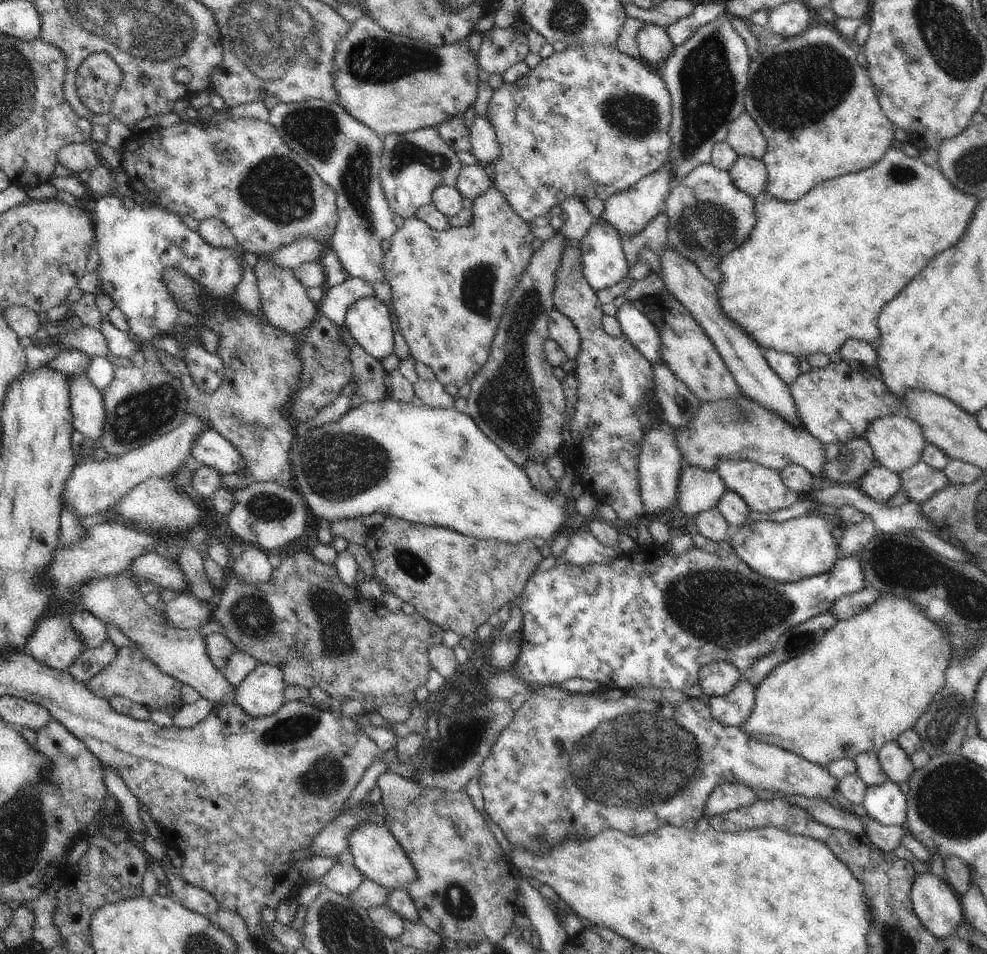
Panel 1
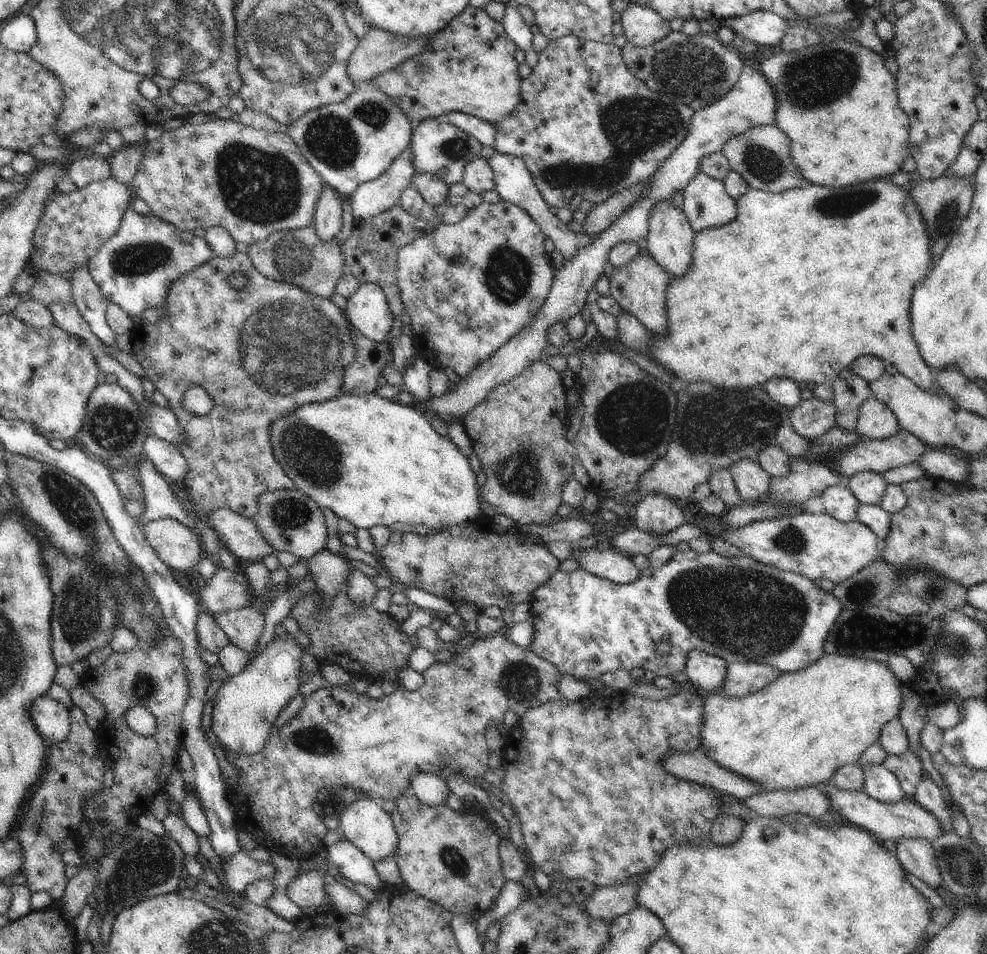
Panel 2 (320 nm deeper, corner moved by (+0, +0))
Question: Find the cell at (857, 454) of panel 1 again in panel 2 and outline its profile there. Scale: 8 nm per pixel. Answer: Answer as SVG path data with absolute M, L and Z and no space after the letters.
M850 367L846 368L832 383L834 405L837 409L835 425L842 430L856 430L860 406L871 398L871 389Z

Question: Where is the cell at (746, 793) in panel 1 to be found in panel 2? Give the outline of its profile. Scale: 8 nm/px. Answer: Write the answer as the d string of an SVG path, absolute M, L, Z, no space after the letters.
M810 787L797 790L778 790L758 793L740 801L753 816L782 818L792 814L802 814L825 819L830 810L830 800L824 790Z

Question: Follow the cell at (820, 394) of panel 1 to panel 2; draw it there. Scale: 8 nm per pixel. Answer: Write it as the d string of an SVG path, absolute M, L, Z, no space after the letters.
M814 395L801 401L791 410L790 423L798 435L813 440L834 428L836 414L834 402L822 400Z

